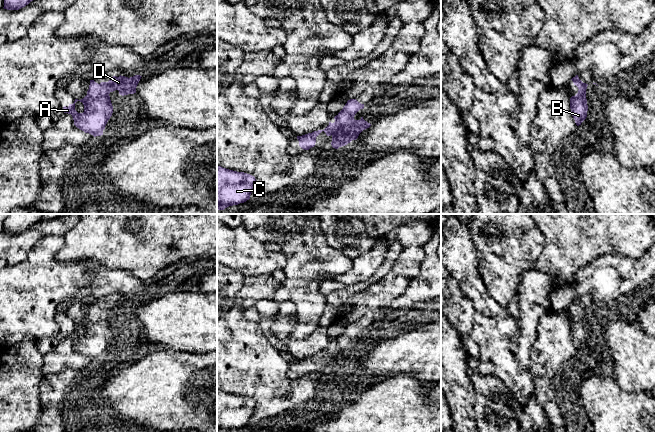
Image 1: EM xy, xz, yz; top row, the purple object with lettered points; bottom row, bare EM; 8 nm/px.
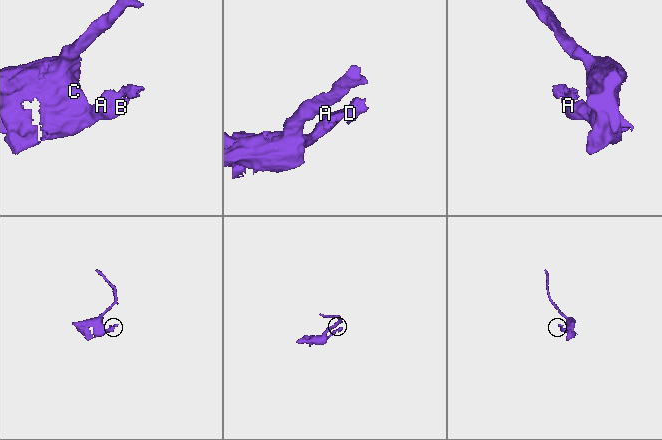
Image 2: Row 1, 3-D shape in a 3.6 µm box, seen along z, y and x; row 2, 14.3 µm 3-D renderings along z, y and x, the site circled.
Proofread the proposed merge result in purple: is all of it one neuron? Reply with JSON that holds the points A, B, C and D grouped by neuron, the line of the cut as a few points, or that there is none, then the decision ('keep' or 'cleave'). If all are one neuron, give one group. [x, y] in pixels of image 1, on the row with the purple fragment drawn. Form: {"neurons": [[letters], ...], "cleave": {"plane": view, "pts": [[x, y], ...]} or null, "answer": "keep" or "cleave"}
{"neurons": [["A", "B", "C", "D"]], "cleave": null, "answer": "keep"}

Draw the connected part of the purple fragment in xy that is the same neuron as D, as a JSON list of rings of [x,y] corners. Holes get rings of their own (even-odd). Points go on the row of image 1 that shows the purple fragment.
[[[113,76],[108,82],[96,83],[90,80],[87,95],[81,99],[75,99],[73,104],[64,106],[64,113],[71,114],[74,125],[85,133],[96,136],[103,135],[103,130],[112,116],[113,106],[109,94],[115,90],[124,96],[136,93],[136,87],[142,76],[133,77]],[[80,101],[84,105],[84,112],[78,113],[75,110],[75,103]]]

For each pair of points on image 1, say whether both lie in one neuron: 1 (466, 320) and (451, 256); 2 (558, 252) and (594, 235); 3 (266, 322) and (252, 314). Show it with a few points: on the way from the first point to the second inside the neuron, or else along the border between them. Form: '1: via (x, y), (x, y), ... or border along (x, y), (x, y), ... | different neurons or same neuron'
1: border along (451, 276), (473, 304) | different neurons
2: via (567, 247), (579, 235), (585, 235) | same neuron
3: border along (261, 316), (257, 323) | different neurons

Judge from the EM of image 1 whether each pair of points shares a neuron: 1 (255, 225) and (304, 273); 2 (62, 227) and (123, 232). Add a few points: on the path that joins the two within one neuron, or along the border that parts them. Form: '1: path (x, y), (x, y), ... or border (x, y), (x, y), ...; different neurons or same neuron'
1: path (270, 230), (275, 232), (301, 258); same neuron
2: border (76, 224), (63, 235); different neurons

